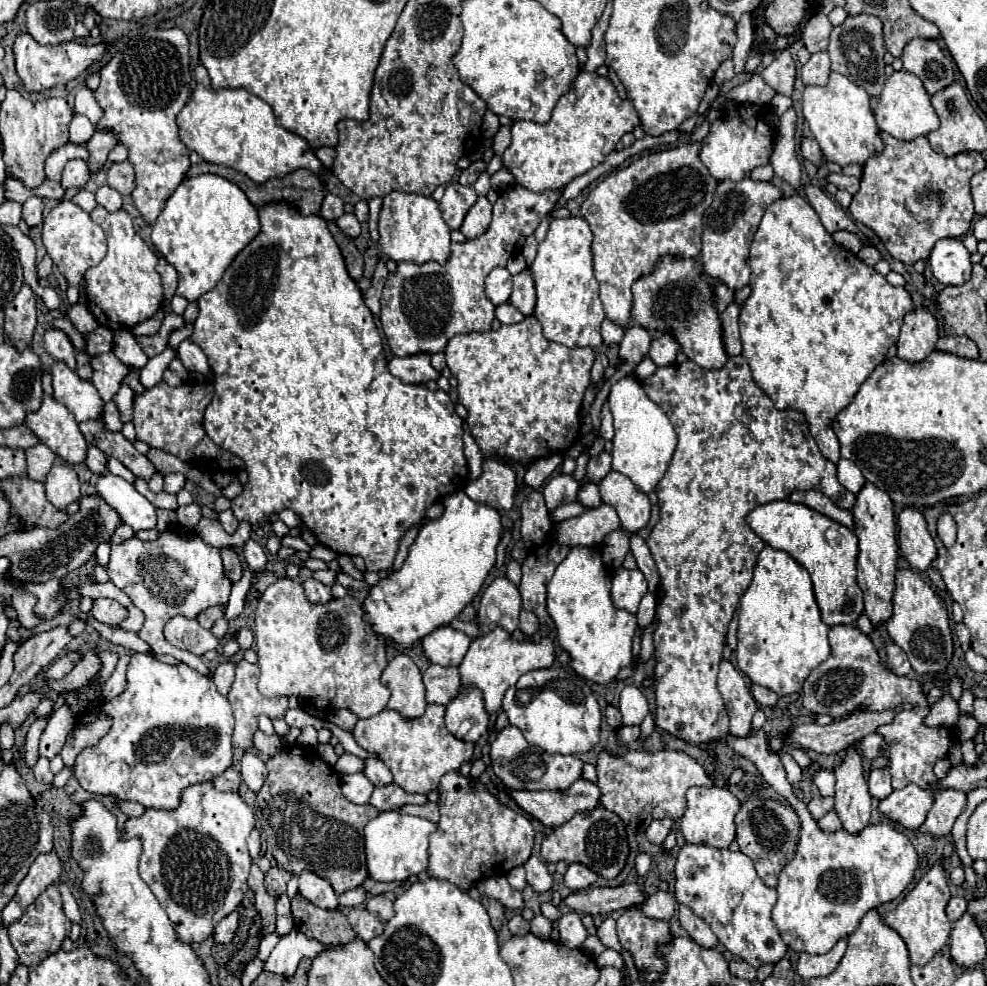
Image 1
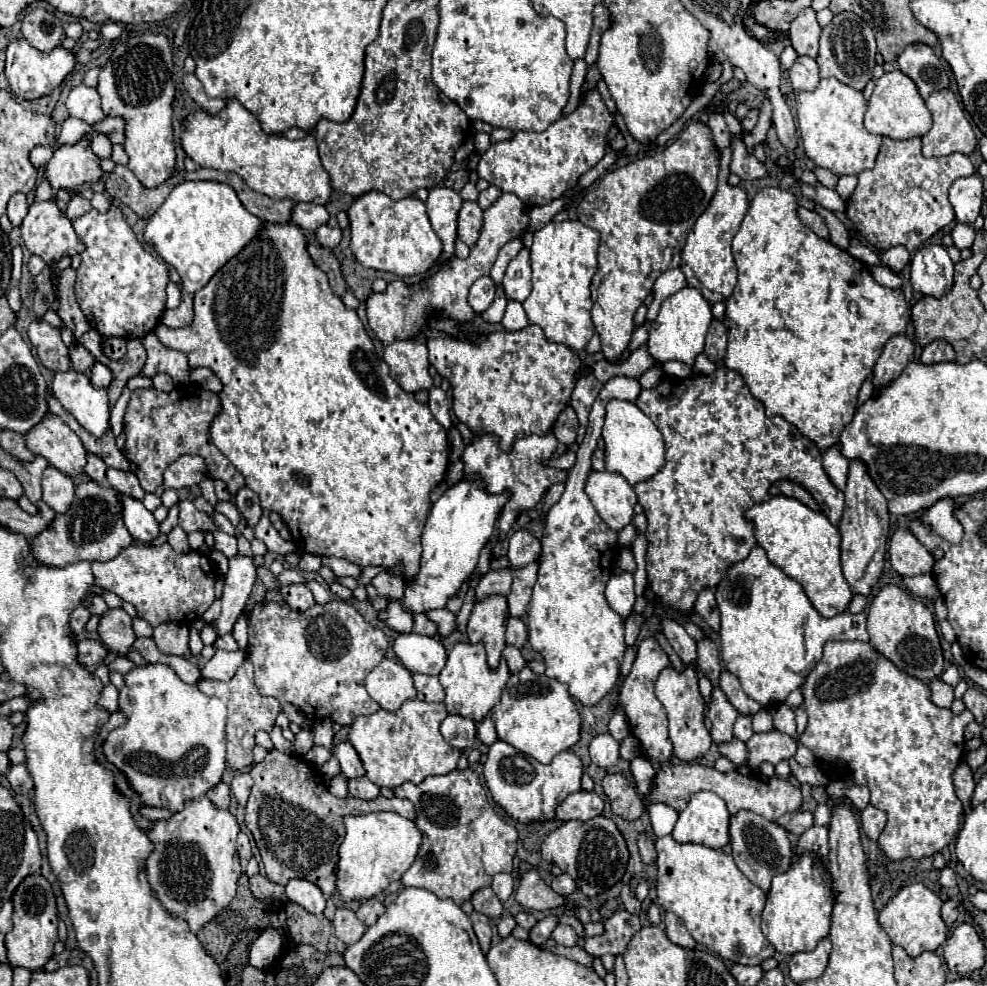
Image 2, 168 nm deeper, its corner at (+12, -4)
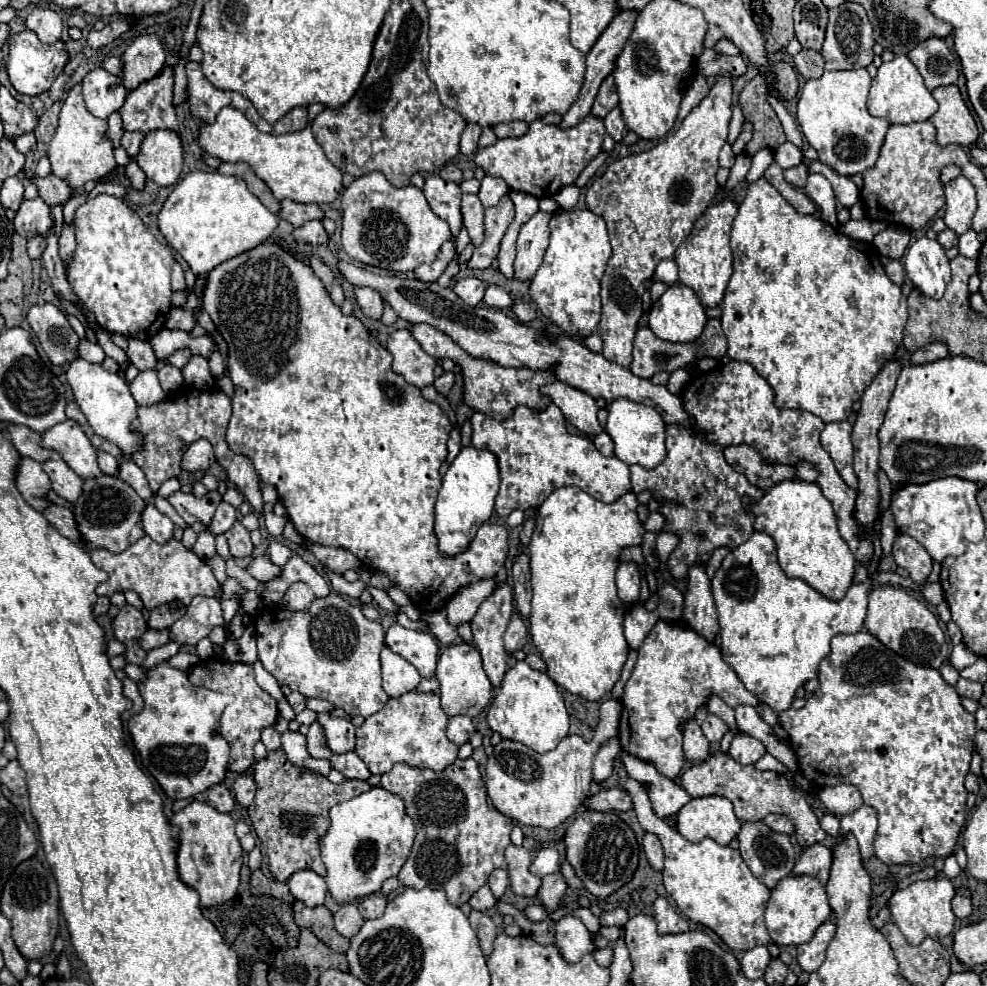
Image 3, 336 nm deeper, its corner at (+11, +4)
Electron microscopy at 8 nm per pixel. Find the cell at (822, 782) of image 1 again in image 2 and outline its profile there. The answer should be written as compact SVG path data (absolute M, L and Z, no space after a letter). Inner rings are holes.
M819 805L817 811L813 813L813 819L815 819L815 825L823 825L823 827L829 827L831 823L831 811L827 805Z

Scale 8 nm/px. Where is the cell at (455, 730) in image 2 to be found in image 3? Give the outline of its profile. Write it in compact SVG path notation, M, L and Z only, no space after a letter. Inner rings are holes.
M454 715L448 719L448 727L446 727L446 735L452 743L456 745L464 745L468 743L468 739L474 735L474 725L472 719L466 715Z

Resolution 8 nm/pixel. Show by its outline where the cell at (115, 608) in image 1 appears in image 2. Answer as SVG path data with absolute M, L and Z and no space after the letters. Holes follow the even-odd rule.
M109 609L101 617L97 631L107 649L111 649L117 657L125 657L133 649L133 643L137 639L137 635L133 633L131 617L123 609Z

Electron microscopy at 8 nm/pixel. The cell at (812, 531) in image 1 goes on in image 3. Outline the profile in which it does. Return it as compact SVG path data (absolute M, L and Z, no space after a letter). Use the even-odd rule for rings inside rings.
M800 479L782 481L766 491L766 495L752 507L752 513L756 515L754 529L768 533L774 539L778 563L788 577L806 581L812 589L832 601L840 601L846 595L856 571L856 559L838 533L838 521L830 501L822 495L816 483Z

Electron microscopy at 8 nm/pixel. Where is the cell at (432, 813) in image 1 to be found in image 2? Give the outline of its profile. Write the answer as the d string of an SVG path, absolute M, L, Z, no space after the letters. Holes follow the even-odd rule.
M269 751L263 763L251 767L253 789L245 807L245 825L255 837L267 877L277 885L287 885L291 879L307 879L315 883L325 897L335 891L333 871L337 865L337 847L345 837L341 815L361 815L373 811L395 811L405 819L415 819L415 807L399 797L375 797L369 801L357 797L333 797L327 791L323 775L307 765L301 757Z

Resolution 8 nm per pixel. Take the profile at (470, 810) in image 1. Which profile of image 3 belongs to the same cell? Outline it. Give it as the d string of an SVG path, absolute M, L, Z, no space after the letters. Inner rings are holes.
M456 759L442 773L394 765L382 775L382 787L398 795L416 825L416 841L398 879L406 887L442 889L452 905L466 903L494 869L506 869L504 849L510 845L512 819L488 803L486 787L476 761Z

